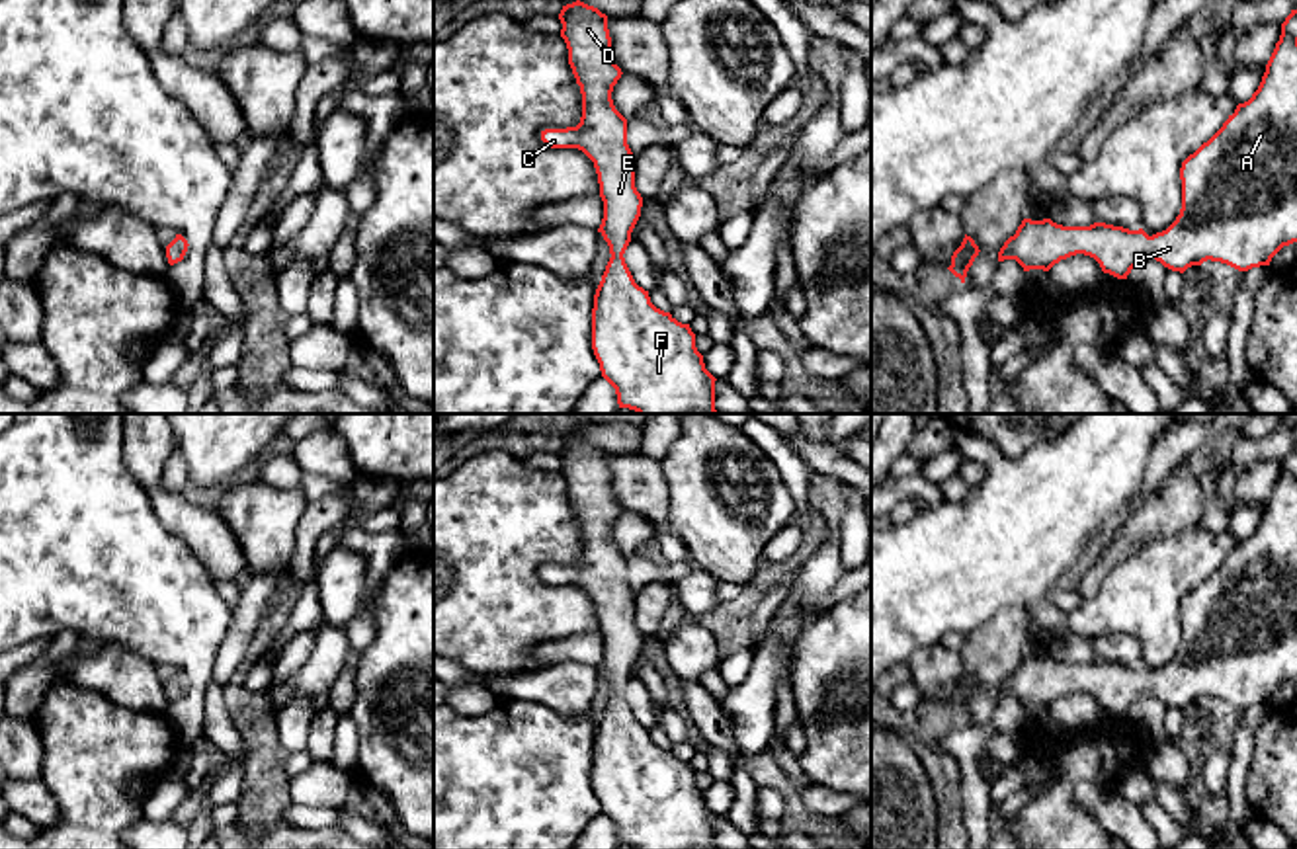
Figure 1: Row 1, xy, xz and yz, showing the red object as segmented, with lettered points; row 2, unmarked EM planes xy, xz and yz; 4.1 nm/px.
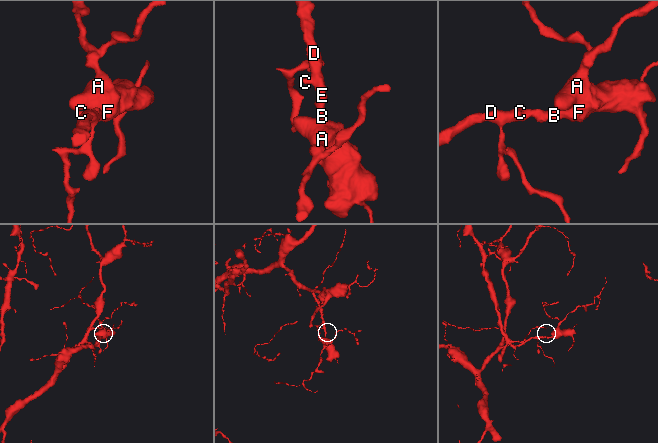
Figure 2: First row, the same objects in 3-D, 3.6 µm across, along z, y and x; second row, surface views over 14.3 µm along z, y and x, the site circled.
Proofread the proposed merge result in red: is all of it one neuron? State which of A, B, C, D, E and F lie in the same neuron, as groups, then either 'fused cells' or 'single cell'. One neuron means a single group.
groups A B C D E F; single cell

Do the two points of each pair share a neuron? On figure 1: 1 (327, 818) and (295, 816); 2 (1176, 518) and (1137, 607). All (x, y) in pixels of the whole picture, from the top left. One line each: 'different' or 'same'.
1: same
2: different

